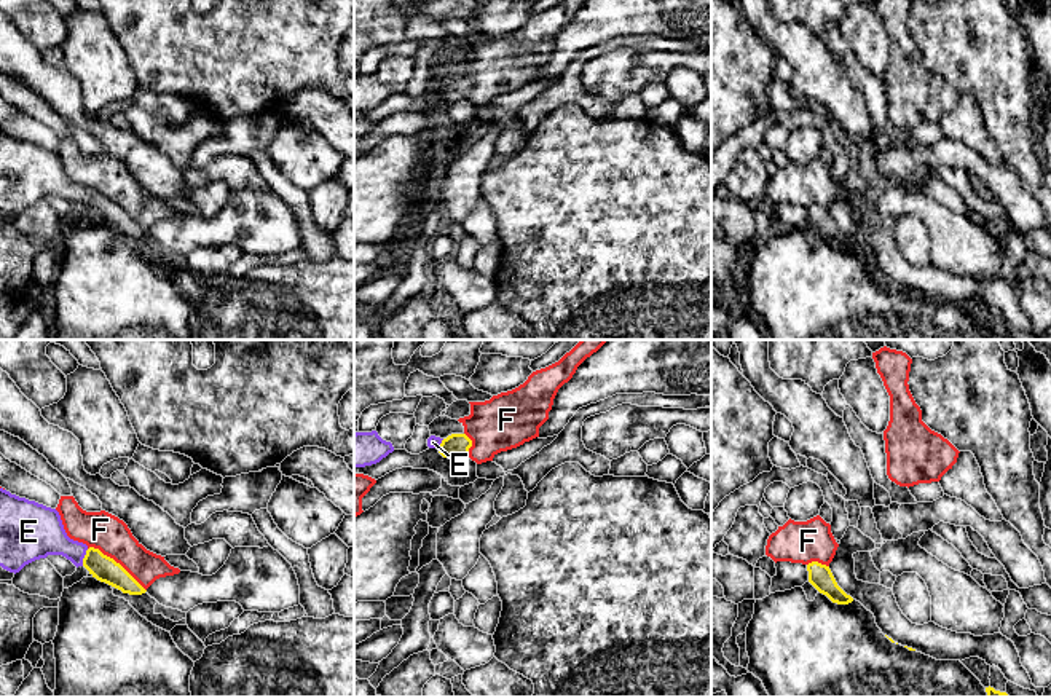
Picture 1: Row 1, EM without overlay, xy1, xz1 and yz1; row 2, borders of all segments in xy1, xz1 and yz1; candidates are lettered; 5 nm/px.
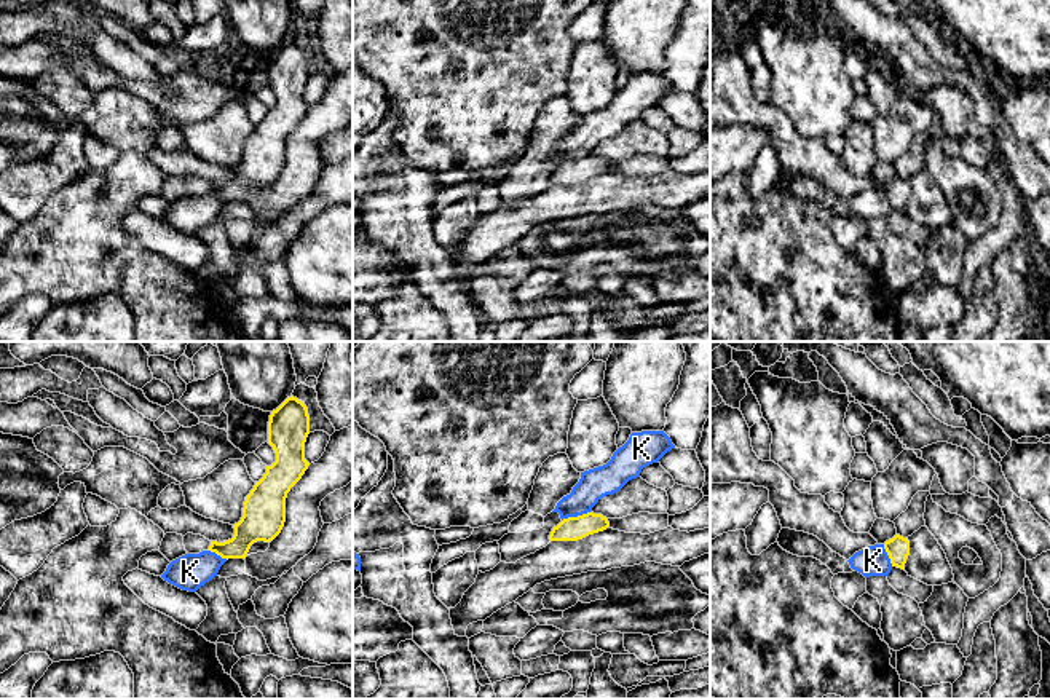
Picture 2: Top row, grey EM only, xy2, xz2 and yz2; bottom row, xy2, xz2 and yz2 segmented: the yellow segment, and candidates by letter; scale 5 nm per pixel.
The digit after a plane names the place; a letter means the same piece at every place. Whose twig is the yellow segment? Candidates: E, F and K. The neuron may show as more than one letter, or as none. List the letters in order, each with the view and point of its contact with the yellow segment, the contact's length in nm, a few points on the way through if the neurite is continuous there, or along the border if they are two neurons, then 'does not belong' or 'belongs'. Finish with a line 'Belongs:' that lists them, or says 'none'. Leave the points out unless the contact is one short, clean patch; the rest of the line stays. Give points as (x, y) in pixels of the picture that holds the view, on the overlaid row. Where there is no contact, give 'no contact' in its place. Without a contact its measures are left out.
E: contact xy1 (85, 557); length 90 nm; way xy1 (104, 568), (85, 557), (42, 533); belongs
F: contact xy1 (115, 562); length 360 nm; border xy1 (88, 547), (98, 547), (112, 557), (145, 590); does not belong
K: contact xz2 (575, 517); length 150 nm; border xz2 (589, 511), (562, 521); does not belong
Belongs: E

